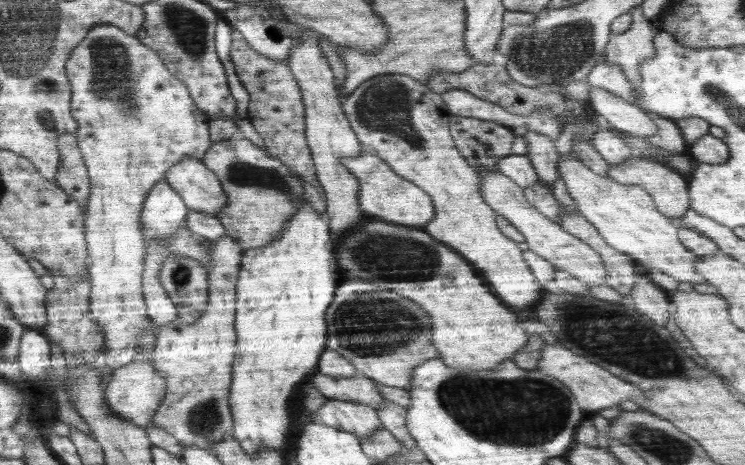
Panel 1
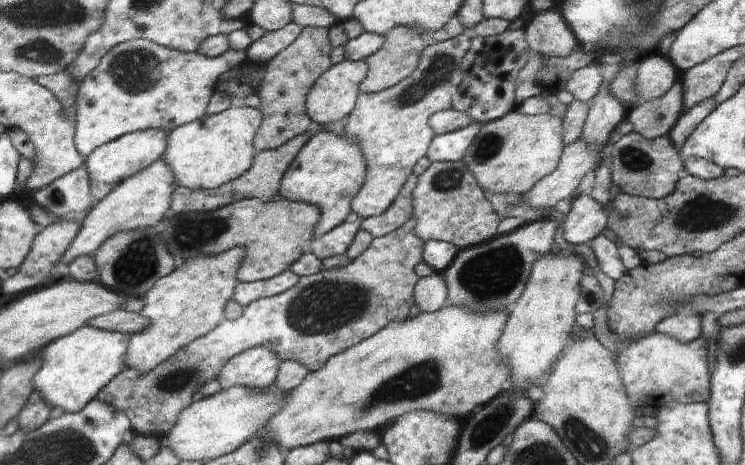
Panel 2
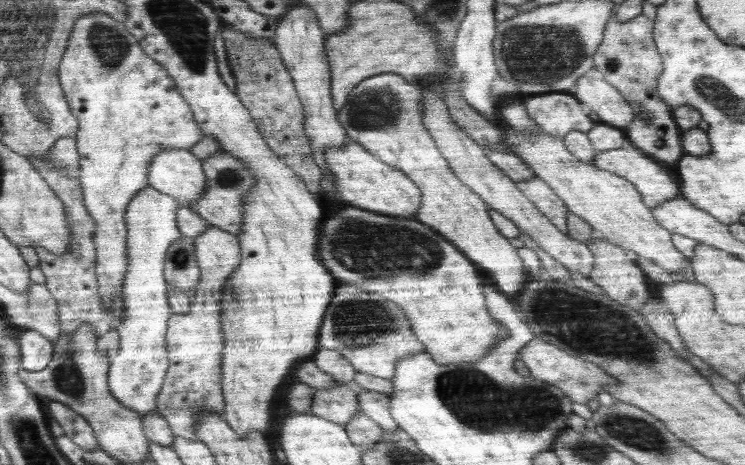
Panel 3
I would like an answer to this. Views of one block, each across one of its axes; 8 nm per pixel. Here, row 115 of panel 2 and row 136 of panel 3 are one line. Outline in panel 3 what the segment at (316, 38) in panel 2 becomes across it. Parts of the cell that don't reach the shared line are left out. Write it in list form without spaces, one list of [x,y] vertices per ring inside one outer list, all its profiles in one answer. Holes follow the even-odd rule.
[[[230,26],[223,27],[219,36],[222,36],[228,48],[229,66],[236,76],[236,96],[249,109],[270,150],[297,172],[311,193],[322,196],[324,191],[320,186],[320,179],[324,175],[312,159],[310,138],[305,132],[305,110],[292,74],[285,67],[280,52],[276,46],[242,35]]]

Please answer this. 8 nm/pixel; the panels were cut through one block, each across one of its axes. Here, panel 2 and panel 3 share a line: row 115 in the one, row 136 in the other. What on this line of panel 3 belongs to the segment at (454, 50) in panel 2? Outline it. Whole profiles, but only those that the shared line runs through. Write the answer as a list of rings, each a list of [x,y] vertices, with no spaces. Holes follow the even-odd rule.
[[[396,73],[377,74],[366,78],[353,90],[349,101],[345,104],[346,110],[338,111],[338,114],[341,115],[341,125],[348,131],[350,140],[364,146],[381,162],[388,163],[389,166],[402,171],[421,187],[422,206],[420,212],[416,214],[416,218],[440,232],[447,240],[458,246],[458,250],[465,251],[471,259],[474,259],[474,262],[479,264],[479,268],[484,270],[485,275],[488,274],[491,280],[496,282],[496,286],[506,296],[510,296],[510,300],[515,300],[526,284],[528,272],[524,270],[524,264],[516,254],[516,248],[497,229],[490,207],[486,206],[485,201],[476,191],[466,186],[457,177],[456,172],[449,166],[449,160],[437,146],[436,139],[430,135],[424,118],[422,118],[422,105],[418,105],[423,100],[423,94],[424,91],[420,87],[409,83],[403,75]]]

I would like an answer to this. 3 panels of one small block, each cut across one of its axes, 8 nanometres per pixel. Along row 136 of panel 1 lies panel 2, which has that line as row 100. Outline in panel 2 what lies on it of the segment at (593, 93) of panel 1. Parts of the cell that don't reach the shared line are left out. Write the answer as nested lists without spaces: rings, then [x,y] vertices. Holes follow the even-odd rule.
[[[656,52],[644,55],[643,58],[636,63],[635,69],[635,91],[639,94],[640,103],[662,96],[677,81],[681,73],[668,57]]]

